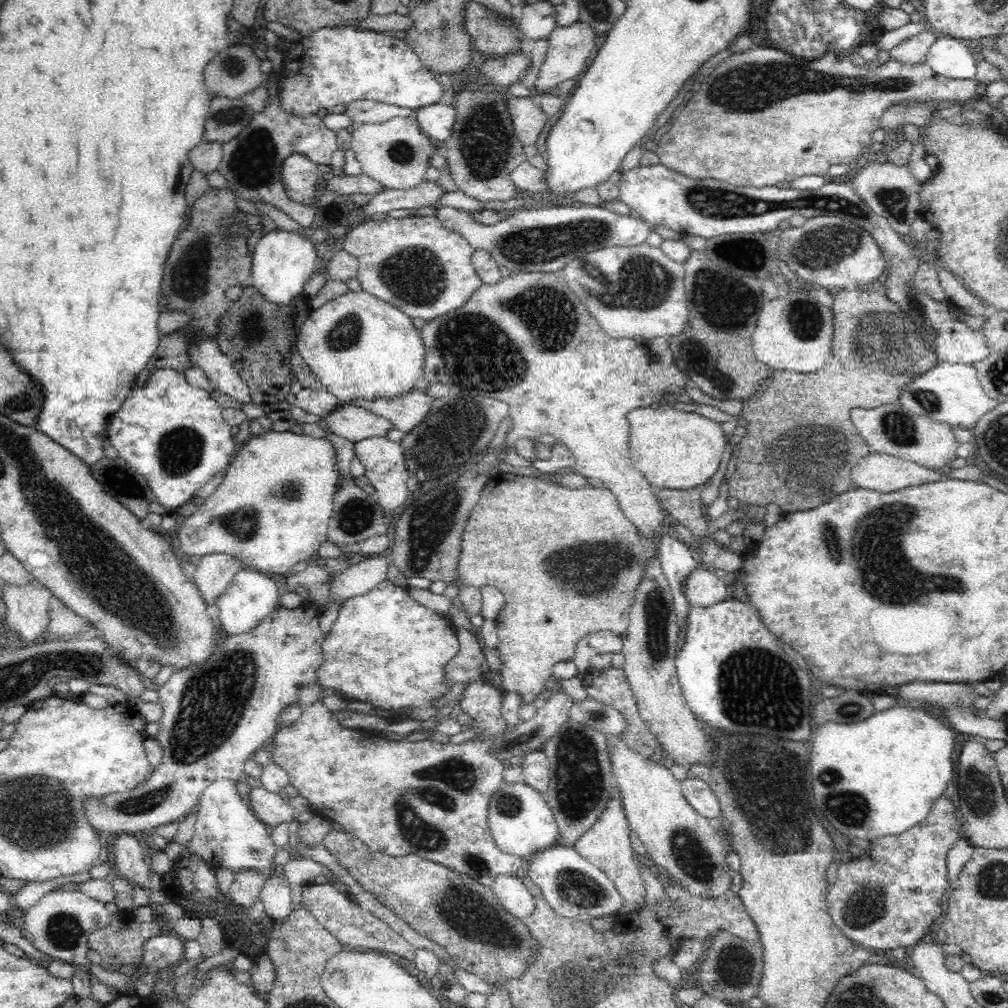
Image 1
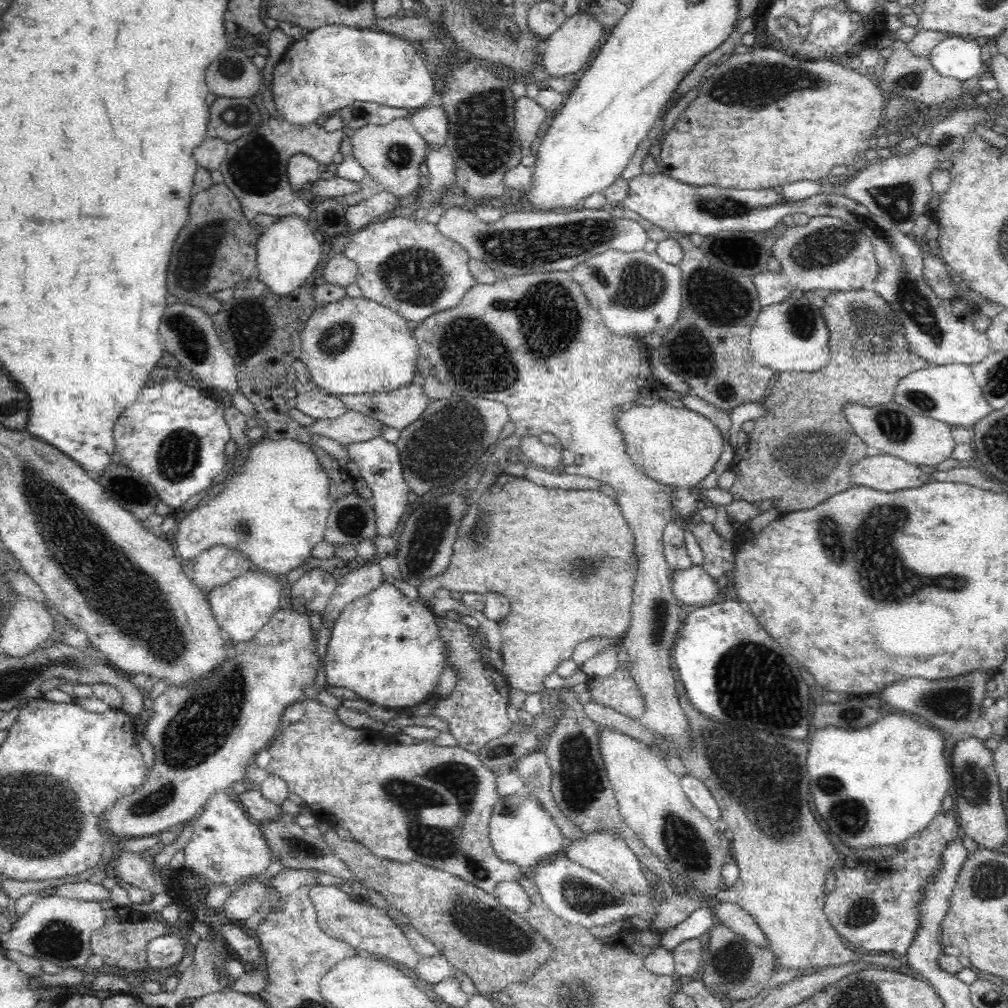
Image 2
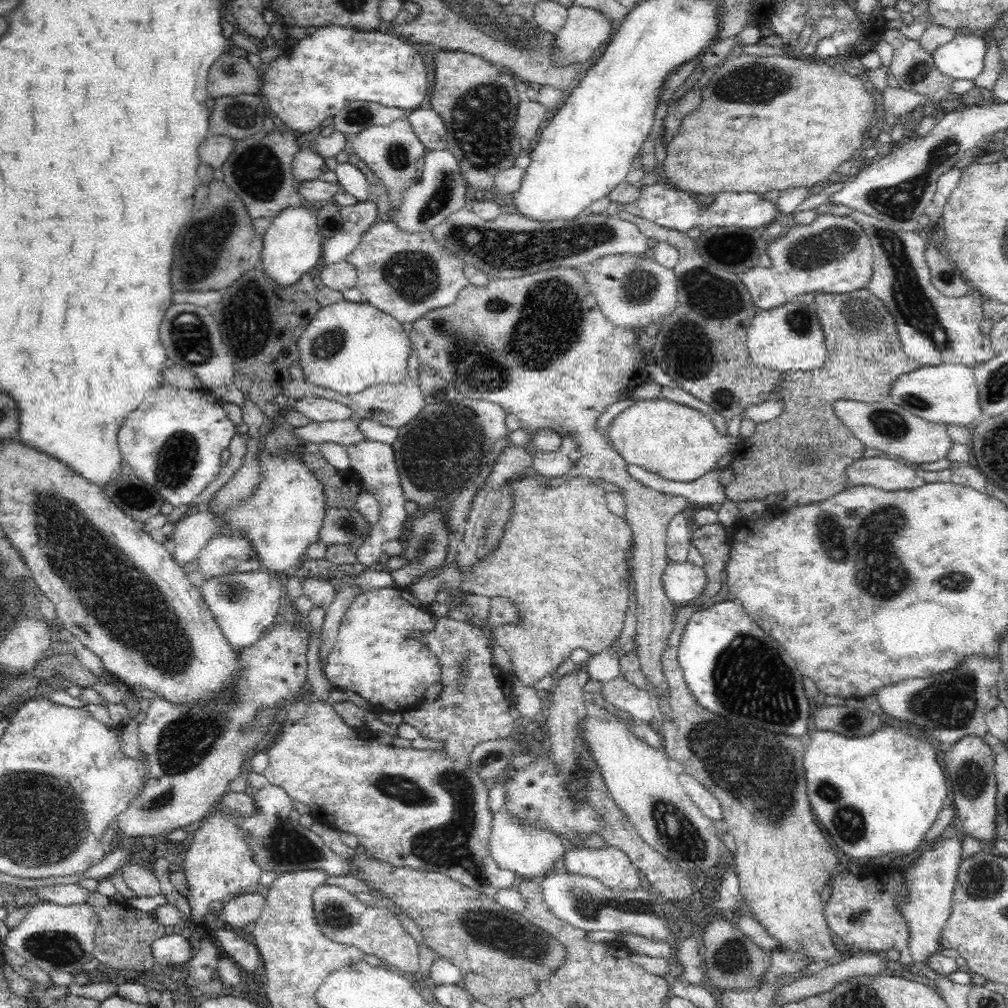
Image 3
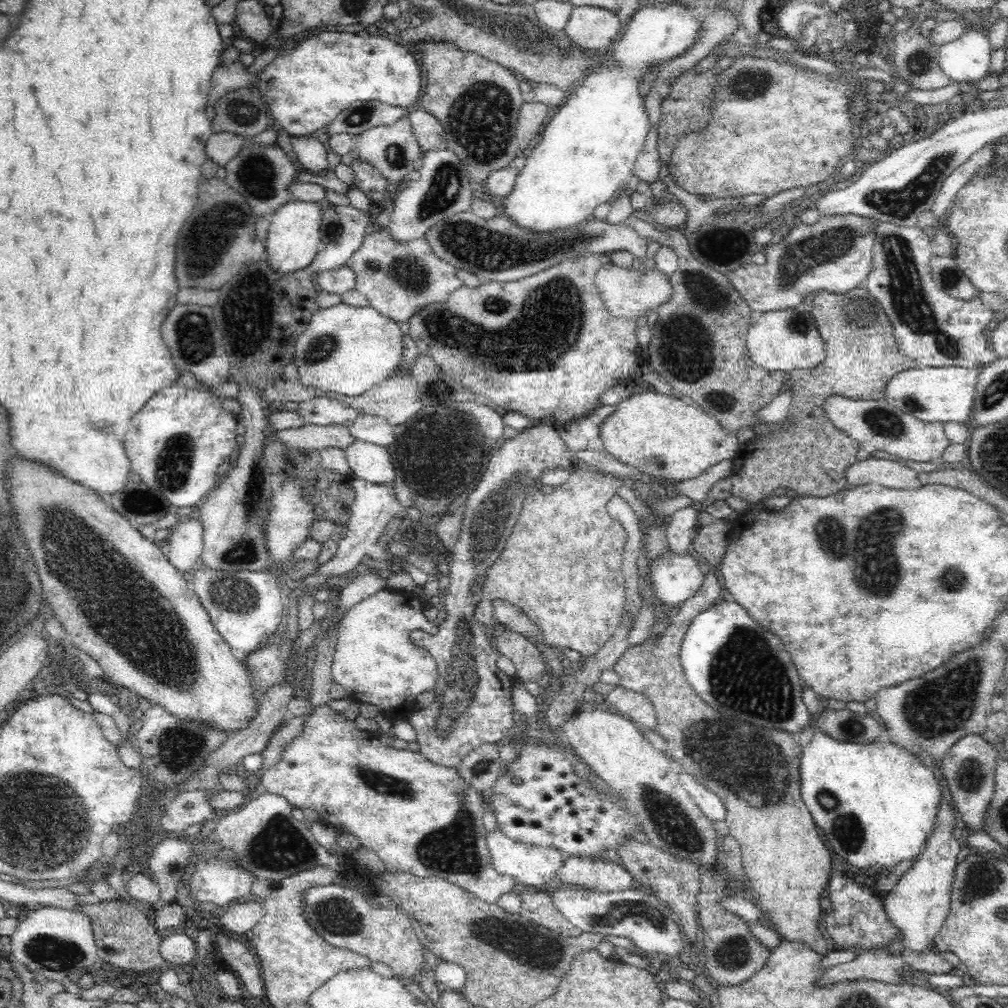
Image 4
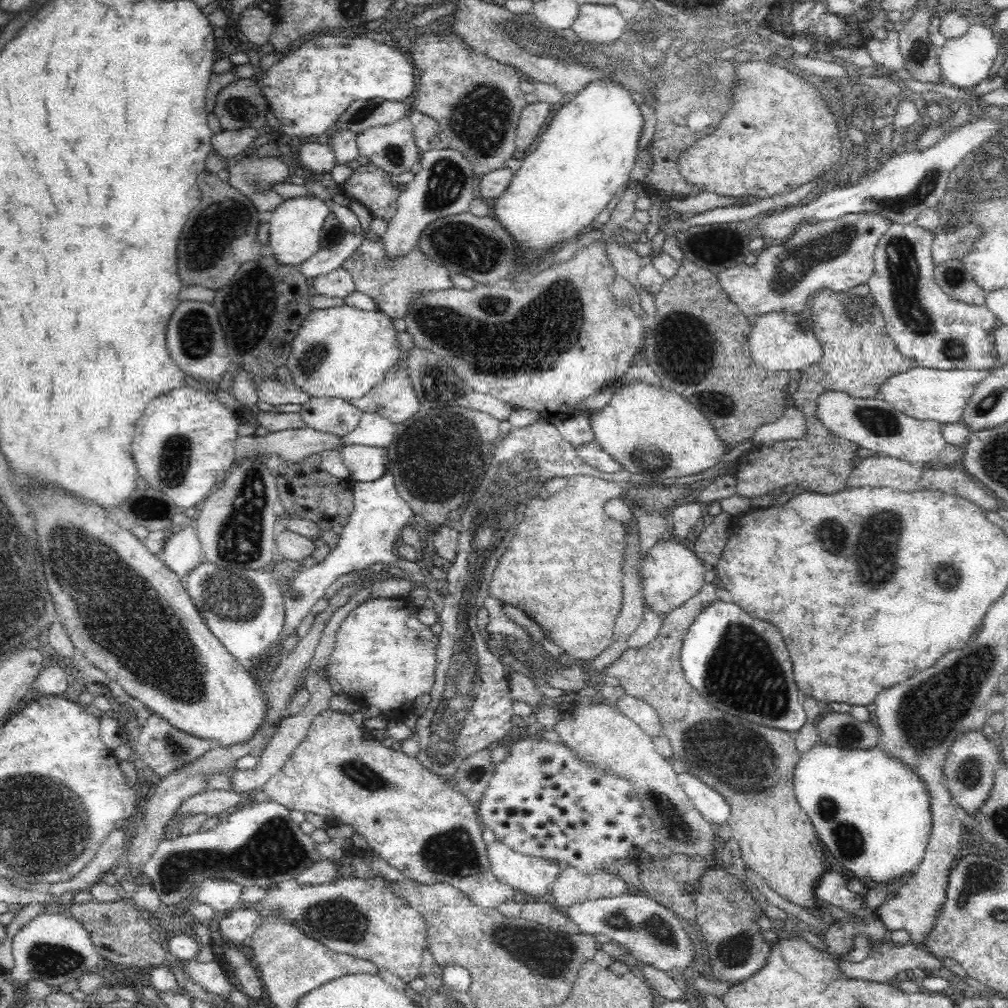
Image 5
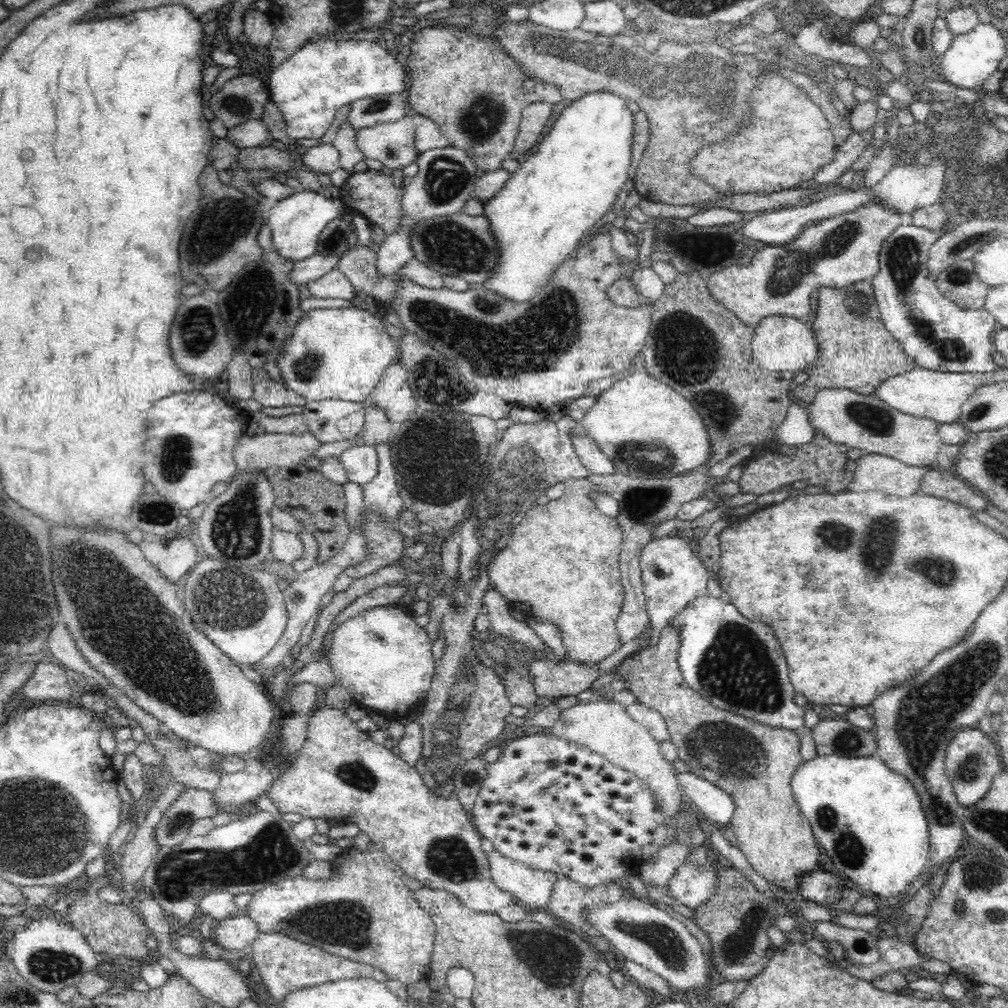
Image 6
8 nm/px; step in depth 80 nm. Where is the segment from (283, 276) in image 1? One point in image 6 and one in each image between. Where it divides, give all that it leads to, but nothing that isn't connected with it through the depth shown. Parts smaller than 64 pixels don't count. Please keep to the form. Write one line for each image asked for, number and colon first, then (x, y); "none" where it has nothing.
2: (287, 253)
3: (292, 245)
4: (293, 241)
5: (295, 227)
6: (296, 223)

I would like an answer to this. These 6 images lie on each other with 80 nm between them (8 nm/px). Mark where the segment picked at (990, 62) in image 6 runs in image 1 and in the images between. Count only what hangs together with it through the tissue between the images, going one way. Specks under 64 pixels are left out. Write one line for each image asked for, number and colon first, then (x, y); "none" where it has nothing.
1: (950, 57)
2: (959, 57)
3: (963, 57)
4: (966, 59)
5: (965, 61)

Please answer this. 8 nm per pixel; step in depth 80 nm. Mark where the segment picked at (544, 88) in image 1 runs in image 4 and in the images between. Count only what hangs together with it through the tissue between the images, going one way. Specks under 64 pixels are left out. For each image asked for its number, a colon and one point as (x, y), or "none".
2: (566, 50)
3: (585, 30)
4: (590, 28)

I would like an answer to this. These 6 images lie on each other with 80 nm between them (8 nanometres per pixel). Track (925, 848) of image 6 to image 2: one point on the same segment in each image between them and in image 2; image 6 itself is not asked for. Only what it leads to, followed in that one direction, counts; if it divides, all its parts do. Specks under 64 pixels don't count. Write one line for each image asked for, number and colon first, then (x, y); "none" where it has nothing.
2: (878, 785)
3: (876, 795)
4: (875, 803)
5: (872, 812)

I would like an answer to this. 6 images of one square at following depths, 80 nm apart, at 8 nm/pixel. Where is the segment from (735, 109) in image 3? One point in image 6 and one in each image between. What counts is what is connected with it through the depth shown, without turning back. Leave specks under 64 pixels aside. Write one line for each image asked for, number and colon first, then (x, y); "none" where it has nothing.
4: (773, 127)
5: (780, 134)
6: (789, 139)

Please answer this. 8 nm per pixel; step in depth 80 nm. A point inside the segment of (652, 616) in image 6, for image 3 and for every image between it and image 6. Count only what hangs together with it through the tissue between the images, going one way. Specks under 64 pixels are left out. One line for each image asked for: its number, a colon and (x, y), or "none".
3: (684, 581)
4: (673, 578)
5: (671, 572)

